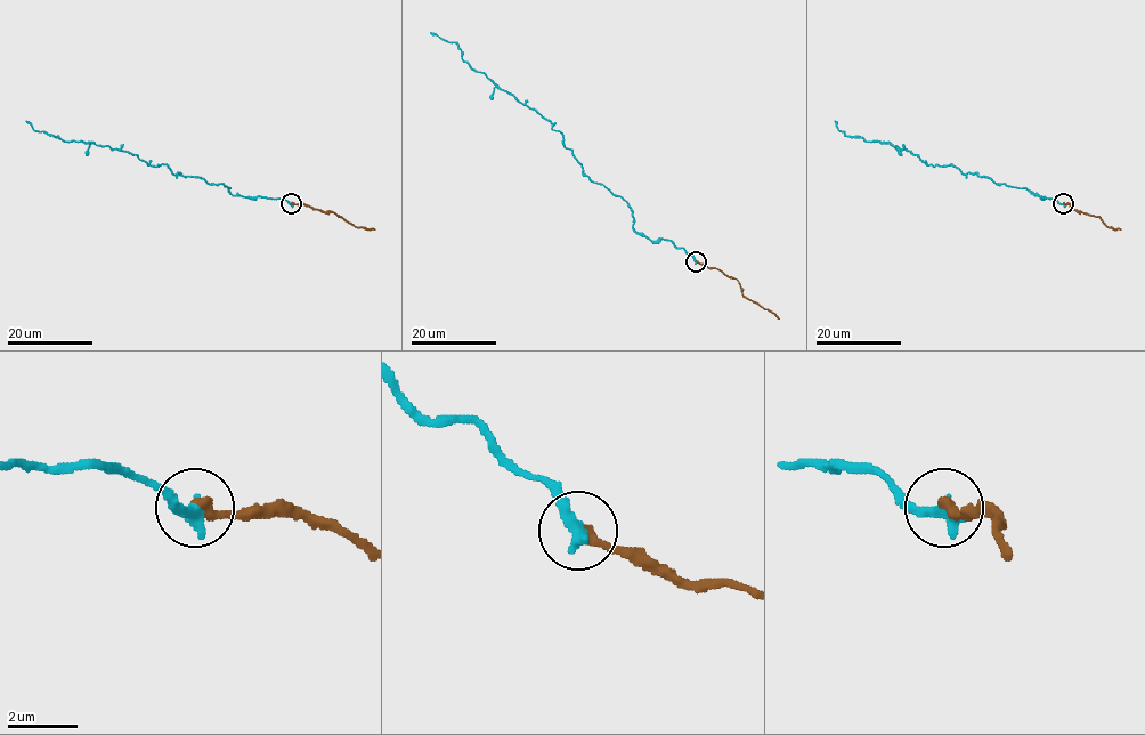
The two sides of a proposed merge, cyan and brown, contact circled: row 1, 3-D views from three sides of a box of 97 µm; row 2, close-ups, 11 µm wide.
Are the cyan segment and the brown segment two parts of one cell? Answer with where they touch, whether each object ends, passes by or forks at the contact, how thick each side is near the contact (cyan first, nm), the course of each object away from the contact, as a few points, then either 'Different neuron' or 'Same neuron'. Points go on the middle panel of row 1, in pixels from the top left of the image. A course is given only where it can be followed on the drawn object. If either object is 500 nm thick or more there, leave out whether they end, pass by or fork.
Place: (696, 261). At the ring cyan ends. At the ring brown ends. Thickness 440 nm (cyan) against 320 nm. Course of cyan: (696, 261), (670, 240), (639, 234), (631, 207), (585, 175), (551, 123), (474, 71), (455, 42), (430, 32). Course of brown: (696, 261), (735, 277), (745, 297), (779, 318). Same neuron

